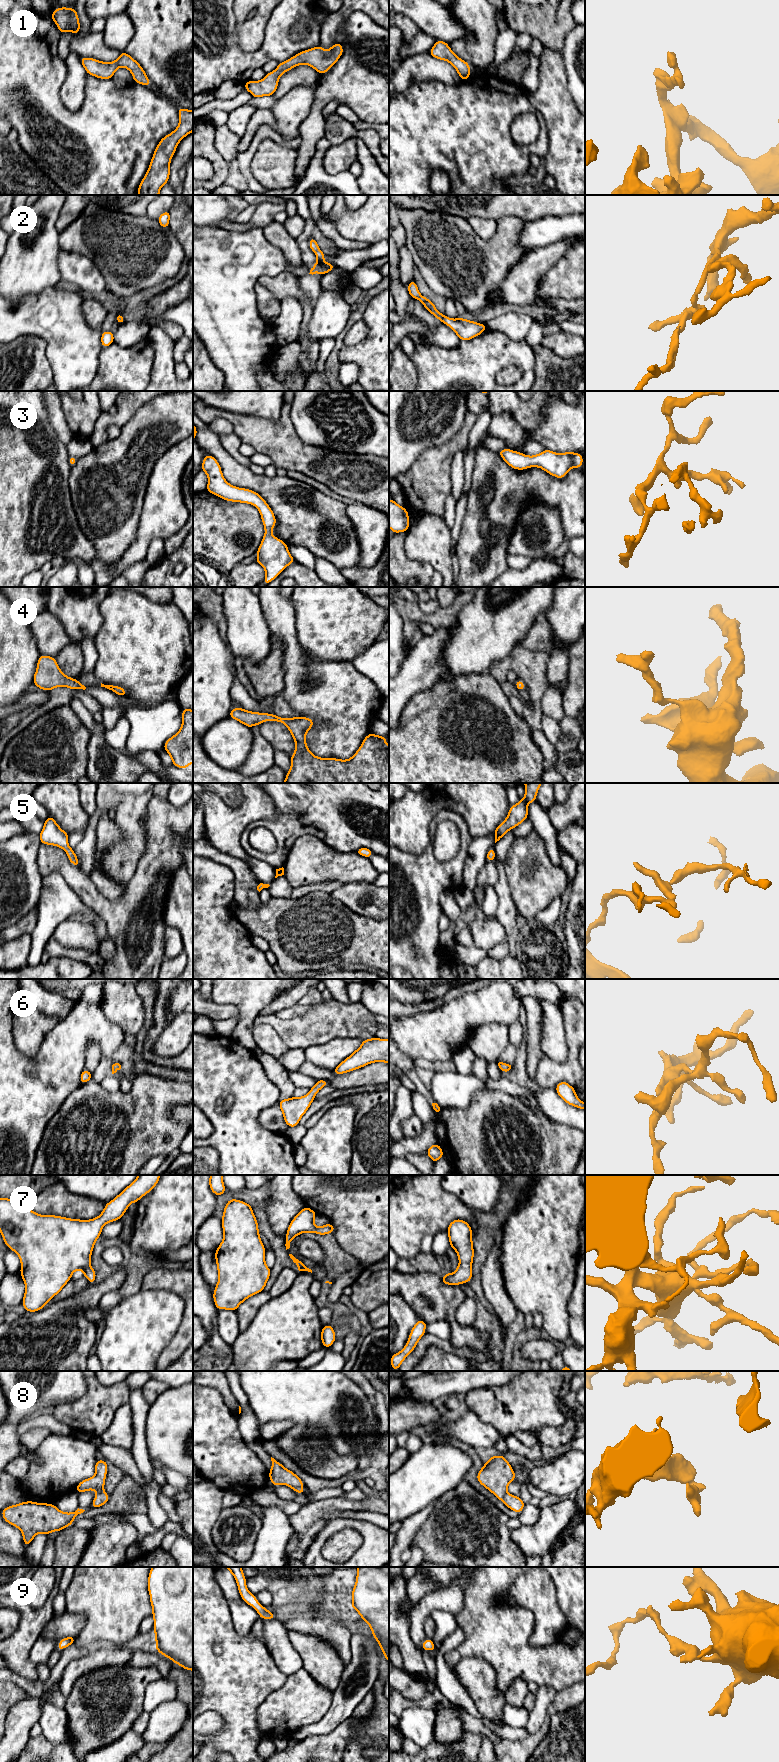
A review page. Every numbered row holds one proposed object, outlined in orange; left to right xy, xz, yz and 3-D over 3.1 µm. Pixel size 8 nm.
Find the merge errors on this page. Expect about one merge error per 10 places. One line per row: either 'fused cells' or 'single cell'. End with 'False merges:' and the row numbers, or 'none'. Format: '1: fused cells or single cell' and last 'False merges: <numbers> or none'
1: single cell
2: single cell
3: single cell
4: single cell
5: single cell
6: single cell
7: single cell
8: single cell
9: single cell
False merges: none

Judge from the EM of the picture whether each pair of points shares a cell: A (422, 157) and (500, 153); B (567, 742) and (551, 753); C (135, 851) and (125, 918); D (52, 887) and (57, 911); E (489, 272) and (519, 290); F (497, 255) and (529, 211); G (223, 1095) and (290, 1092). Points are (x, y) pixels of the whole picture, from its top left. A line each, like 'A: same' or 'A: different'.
A: same
B: different
C: different
D: same
E: different
F: different
G: different

